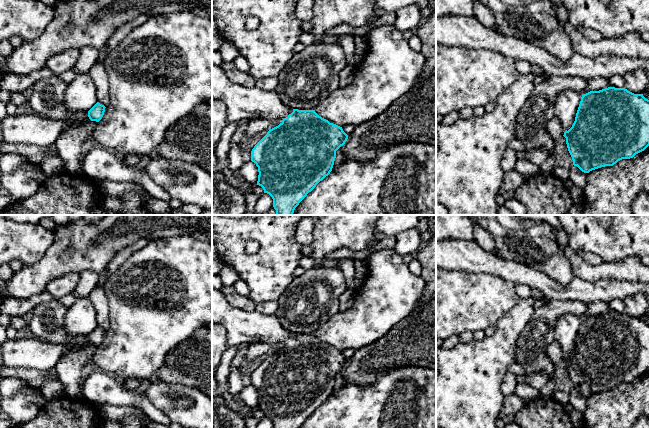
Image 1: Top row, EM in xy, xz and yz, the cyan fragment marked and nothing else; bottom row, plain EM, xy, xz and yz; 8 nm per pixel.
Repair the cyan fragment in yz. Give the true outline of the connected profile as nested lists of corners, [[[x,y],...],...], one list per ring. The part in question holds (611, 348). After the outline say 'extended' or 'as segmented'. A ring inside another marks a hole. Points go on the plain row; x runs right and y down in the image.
[[[608,311],[599,315],[590,315],[581,321],[572,351],[565,355],[561,345],[554,341],[547,348],[548,358],[556,365],[562,360],[566,362],[568,375],[573,389],[582,396],[613,390],[622,383],[633,382],[649,370],[649,324],[643,318],[634,318],[625,312]]]; extended

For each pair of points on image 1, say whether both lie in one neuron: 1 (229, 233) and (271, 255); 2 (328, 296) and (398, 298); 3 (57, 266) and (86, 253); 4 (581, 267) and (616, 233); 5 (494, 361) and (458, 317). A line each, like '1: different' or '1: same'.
1: same
2: different
3: same
4: different
5: different

